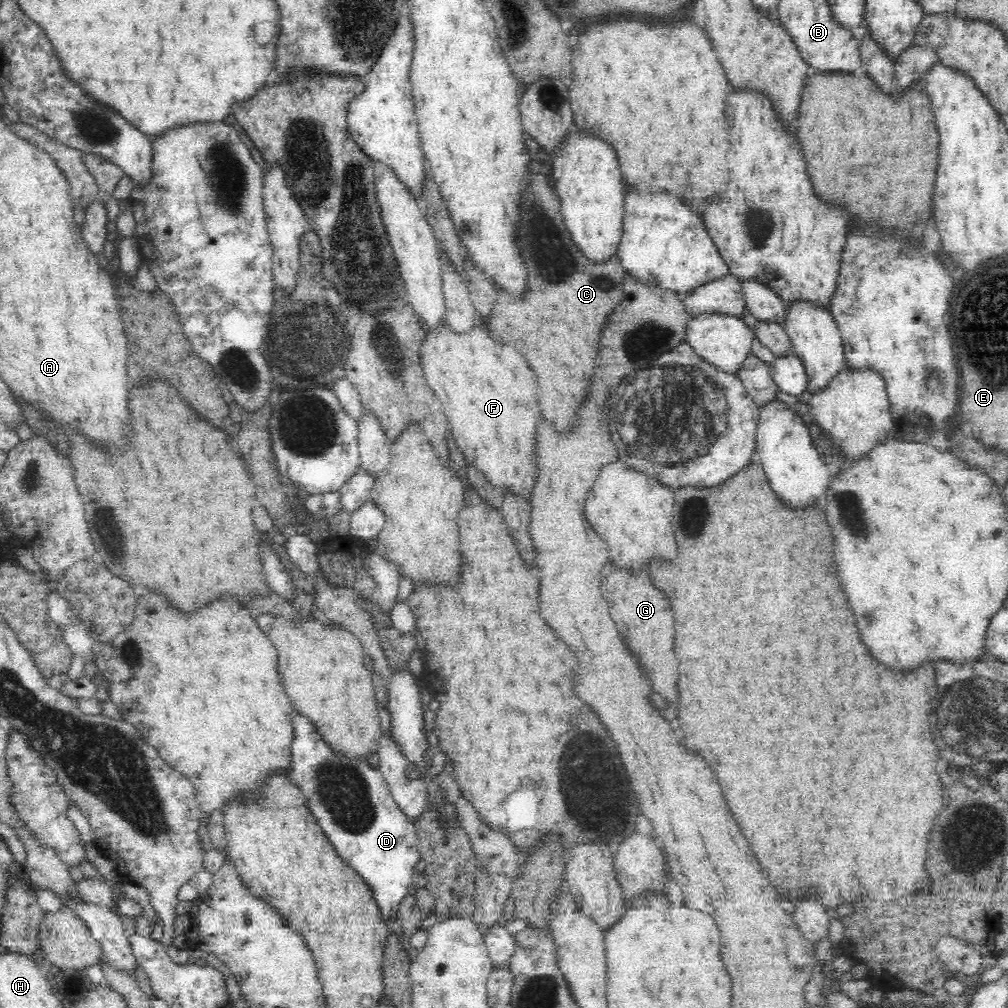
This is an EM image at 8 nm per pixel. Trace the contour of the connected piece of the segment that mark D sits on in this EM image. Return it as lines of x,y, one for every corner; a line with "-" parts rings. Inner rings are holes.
292,710
290,719
292,719
291,778
294,778
295,785
304,793
306,806
316,817
318,825
322,827
322,831
326,833
338,855
362,875
362,879
374,893
374,899
382,909
384,922
396,922
399,902
402,902
408,888
413,885
412,876
416,872
414,868
421,858
415,824
398,807
390,792
389,784
367,759
348,757
333,750
327,740
319,734
313,722
298,711

